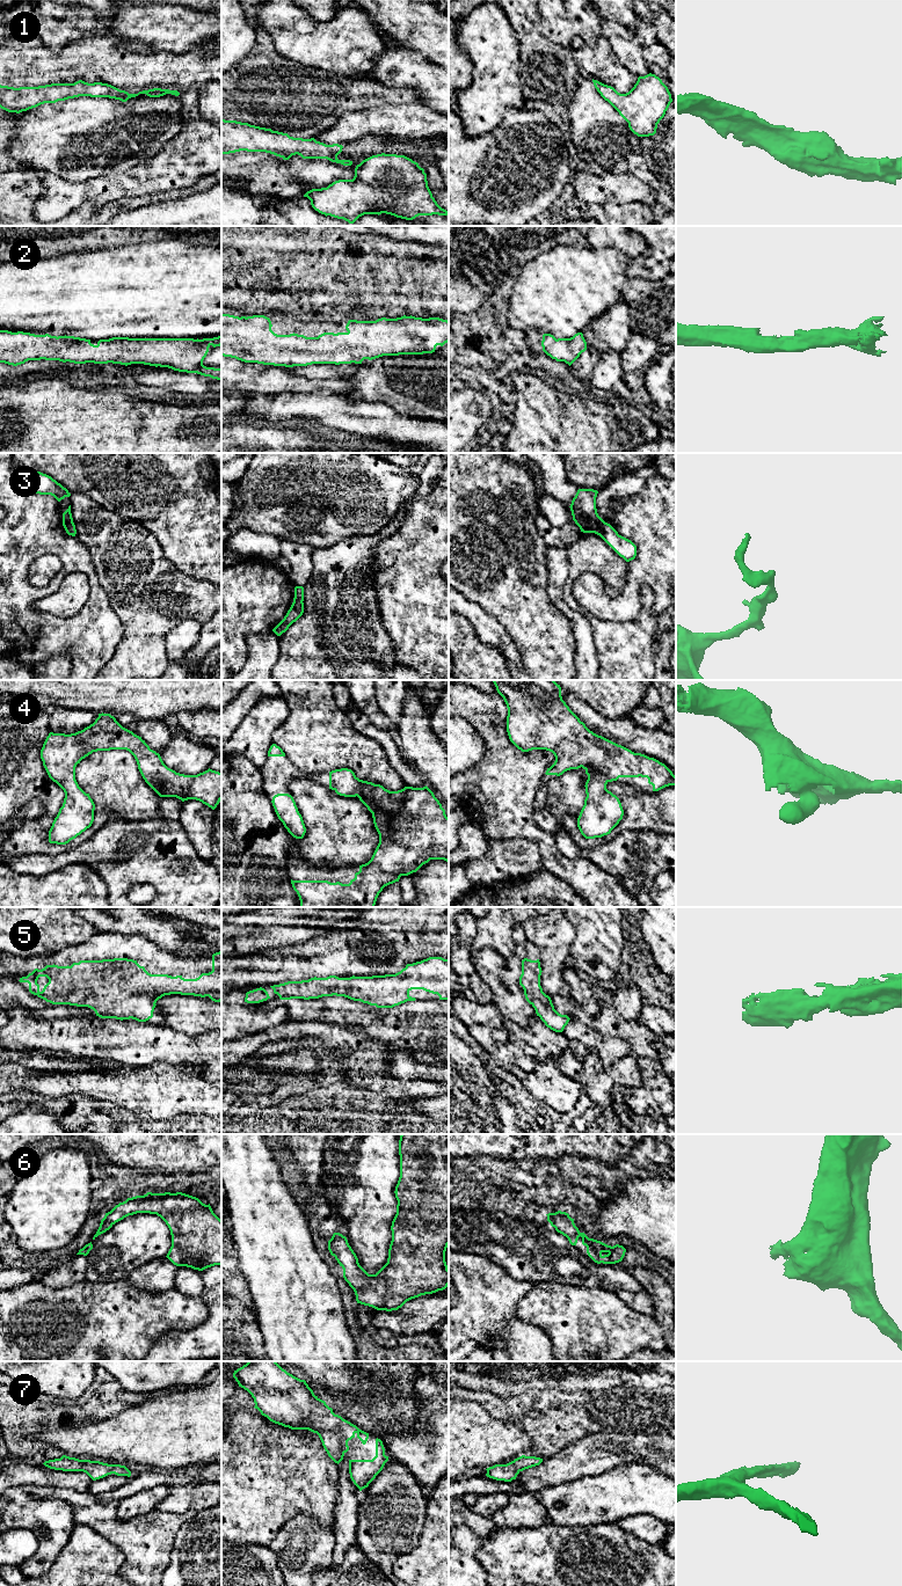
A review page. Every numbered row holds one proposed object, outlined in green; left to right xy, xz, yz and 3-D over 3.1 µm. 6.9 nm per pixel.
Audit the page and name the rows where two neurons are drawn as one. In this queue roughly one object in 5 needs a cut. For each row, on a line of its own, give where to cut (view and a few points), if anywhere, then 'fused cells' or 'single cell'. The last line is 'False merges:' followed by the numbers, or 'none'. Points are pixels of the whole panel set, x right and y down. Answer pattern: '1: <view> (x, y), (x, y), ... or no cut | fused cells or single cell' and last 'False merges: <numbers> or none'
1: no cut | single cell
2: no cut | single cell
3: no cut | single cell
4: no cut | single cell
5: no cut | single cell
6: no cut | single cell
7: no cut | single cell
False merges: none

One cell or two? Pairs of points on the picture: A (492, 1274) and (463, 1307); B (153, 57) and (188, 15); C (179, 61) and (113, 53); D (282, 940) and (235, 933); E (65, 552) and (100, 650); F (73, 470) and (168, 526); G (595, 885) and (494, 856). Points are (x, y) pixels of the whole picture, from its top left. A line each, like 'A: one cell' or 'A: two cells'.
A: one cell
B: two cells
C: one cell
D: one cell
E: one cell
F: one cell
G: two cells

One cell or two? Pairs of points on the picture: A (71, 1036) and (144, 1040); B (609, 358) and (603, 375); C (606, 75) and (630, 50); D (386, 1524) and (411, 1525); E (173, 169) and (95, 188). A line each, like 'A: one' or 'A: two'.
A: one
B: one
C: two
D: one
E: one

